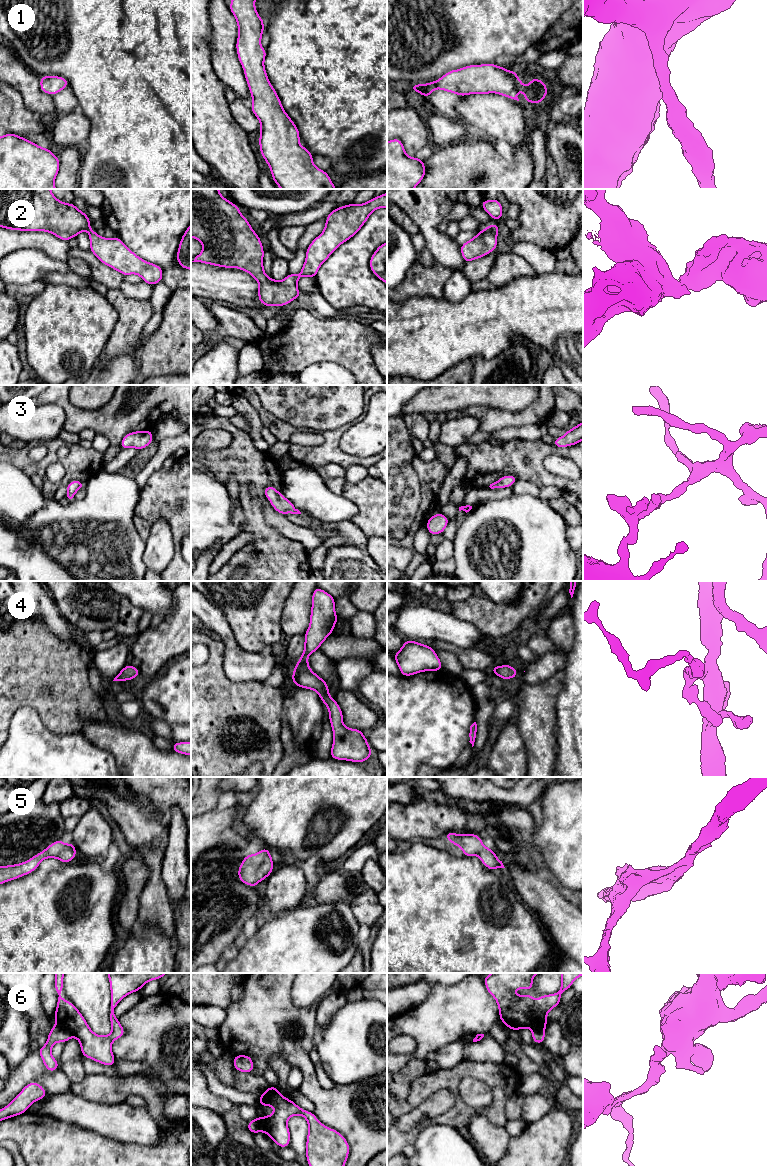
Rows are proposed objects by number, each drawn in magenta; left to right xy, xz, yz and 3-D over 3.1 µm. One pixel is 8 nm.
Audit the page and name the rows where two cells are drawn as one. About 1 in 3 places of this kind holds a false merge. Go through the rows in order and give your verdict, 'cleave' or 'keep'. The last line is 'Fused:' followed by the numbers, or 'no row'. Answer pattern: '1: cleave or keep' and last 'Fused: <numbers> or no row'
1: keep
2: keep
3: keep
4: keep
5: keep
6: cleave
Fused: 6

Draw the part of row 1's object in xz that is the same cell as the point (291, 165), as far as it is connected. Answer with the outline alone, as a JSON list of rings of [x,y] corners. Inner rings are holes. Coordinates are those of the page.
[[[232,0],[229,9],[238,26],[236,52],[253,100],[250,109],[260,121],[259,152],[270,168],[273,181],[281,189],[337,189],[327,172],[313,164],[310,151],[299,144],[299,130],[283,109],[280,98],[268,79],[264,67],[267,52],[260,46],[264,20],[258,15],[255,3],[256,0]]]

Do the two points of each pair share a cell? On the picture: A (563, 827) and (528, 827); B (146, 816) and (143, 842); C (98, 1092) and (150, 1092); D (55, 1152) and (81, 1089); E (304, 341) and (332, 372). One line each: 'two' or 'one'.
A: two
B: one
C: one
D: two
E: two

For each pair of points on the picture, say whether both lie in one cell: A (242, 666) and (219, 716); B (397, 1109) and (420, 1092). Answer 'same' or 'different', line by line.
A: different
B: same

